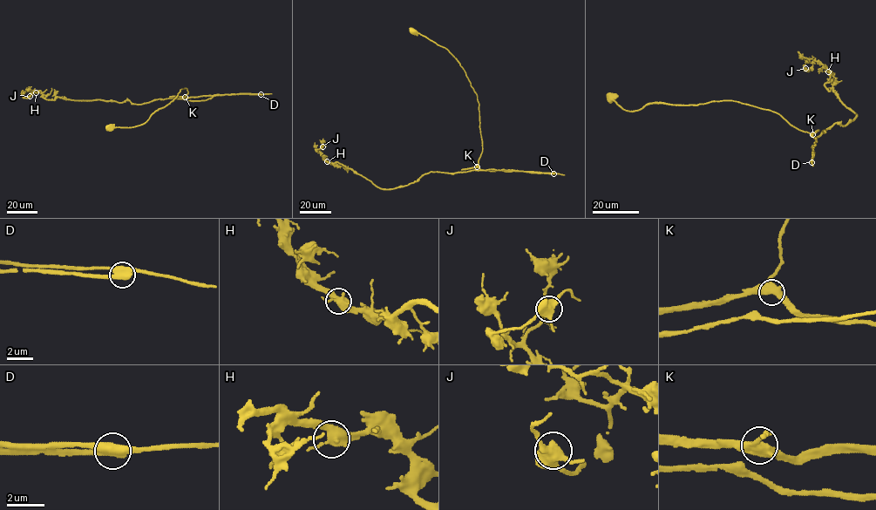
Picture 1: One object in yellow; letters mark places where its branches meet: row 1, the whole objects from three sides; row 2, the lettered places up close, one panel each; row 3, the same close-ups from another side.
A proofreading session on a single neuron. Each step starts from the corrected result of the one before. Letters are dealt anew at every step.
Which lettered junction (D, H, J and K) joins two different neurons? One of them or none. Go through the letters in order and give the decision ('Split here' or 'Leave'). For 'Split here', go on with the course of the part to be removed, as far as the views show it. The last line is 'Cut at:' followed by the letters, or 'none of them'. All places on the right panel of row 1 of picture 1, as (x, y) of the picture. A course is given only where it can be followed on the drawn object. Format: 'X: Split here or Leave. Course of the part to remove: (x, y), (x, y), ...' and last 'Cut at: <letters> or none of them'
D: Split here. Course of the part to remove: (811, 161), (823, 130), (857, 113), (826, 88), (824, 65), (815, 60), (808, 71), (805, 64)
H: Leave
J: Leave
K: Leave
Cut at: D

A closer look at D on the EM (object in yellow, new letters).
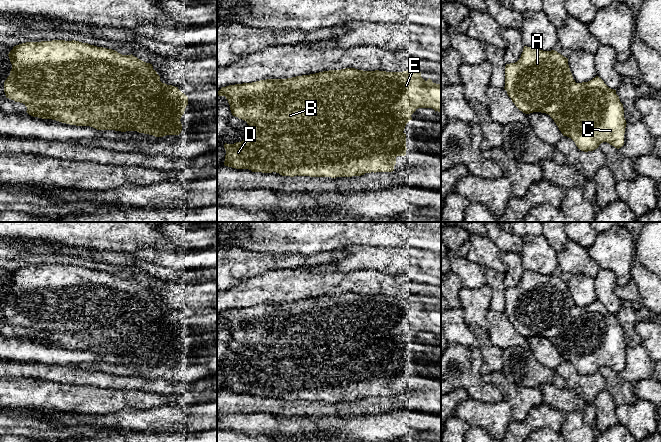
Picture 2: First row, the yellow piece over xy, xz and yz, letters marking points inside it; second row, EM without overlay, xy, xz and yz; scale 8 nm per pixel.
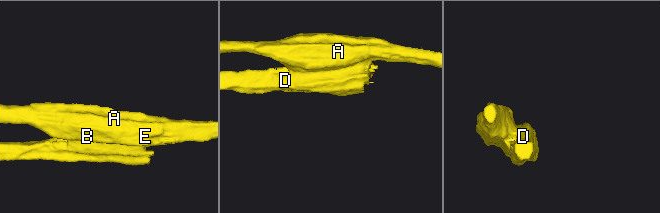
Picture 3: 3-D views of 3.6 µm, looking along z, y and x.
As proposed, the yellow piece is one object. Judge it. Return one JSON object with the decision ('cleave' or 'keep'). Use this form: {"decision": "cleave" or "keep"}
{"decision": "cleave"}

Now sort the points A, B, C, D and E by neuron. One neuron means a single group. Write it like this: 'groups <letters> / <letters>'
groups A B E / C D

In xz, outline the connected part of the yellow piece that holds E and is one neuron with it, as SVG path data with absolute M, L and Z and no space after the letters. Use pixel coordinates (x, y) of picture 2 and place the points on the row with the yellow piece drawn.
M345 68L341 70L329 70L310 75L296 76L287 79L266 79L252 83L243 83L222 87L217 95L225 96L230 105L231 113L237 117L248 120L266 120L269 124L307 124L310 120L343 120L346 116L383 116L386 112L403 112L405 108L432 108L441 112L441 85L433 83L429 78L425 81L421 77L421 72L407 70L403 72L386 72L386 71L363 71L355 68Z

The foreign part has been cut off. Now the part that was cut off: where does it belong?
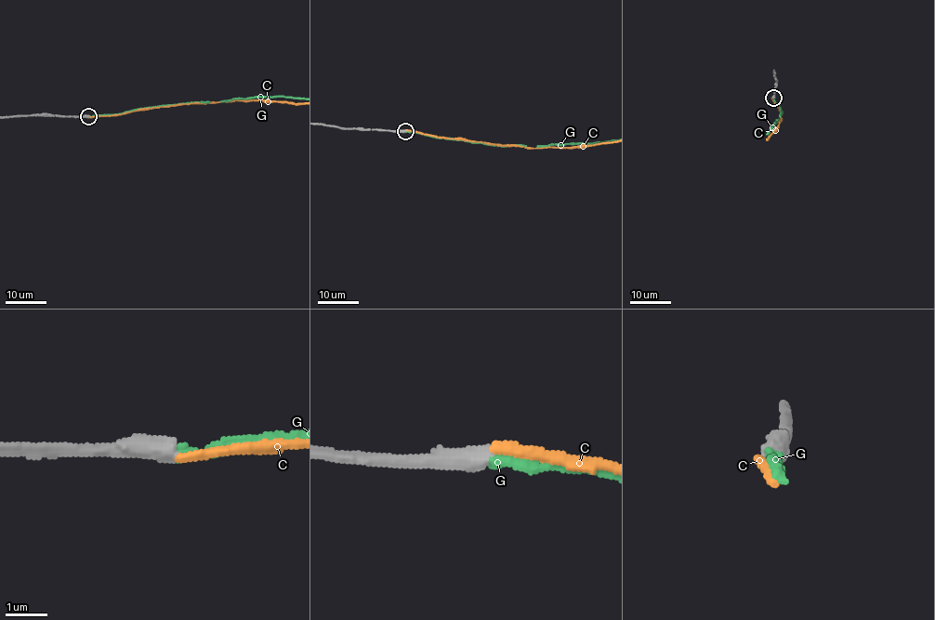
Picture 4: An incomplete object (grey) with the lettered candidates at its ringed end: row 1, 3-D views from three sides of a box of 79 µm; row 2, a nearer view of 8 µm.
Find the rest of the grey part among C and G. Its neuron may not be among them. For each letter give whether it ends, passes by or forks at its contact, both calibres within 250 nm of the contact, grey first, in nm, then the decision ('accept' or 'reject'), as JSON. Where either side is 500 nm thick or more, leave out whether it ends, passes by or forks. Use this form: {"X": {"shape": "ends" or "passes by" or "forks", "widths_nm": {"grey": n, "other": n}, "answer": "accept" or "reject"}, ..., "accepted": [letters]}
{"C": {"shape": "ends", "widths_nm": {"grey": 480, "other": 220}, "answer": "reject"}, "G": {"shape": "ends", "widths_nm": {"grey": 480, "other": 280}, "answer": "accept"}, "accepted": ["G"]}

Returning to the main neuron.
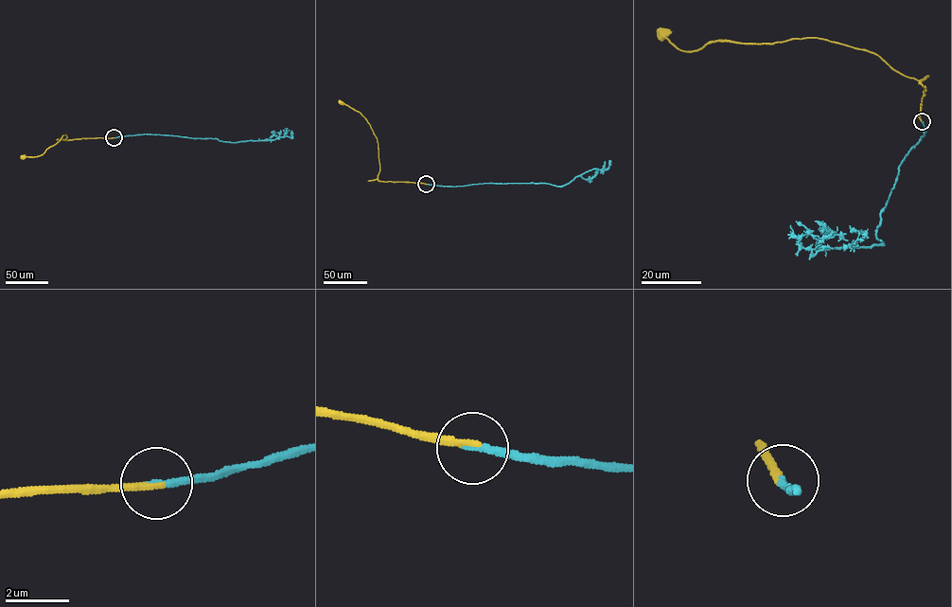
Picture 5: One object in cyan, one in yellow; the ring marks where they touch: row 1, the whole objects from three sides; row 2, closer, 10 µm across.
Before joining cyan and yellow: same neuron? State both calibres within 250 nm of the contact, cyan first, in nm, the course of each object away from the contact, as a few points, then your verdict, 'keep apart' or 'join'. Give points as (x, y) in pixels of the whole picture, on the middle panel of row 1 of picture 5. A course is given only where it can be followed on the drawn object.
calibres 260 and 240 nm; course cyan (426, 184), (455, 187), (533, 183), (561, 187), (592, 169), (604, 170), (608, 168), (609, 160); course yellow (426, 184), (379, 181), (377, 138), (360, 113), (340, 102); join

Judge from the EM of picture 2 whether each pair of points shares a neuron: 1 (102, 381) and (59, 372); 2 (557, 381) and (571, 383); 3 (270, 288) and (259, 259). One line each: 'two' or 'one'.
1: one
2: two
3: two

